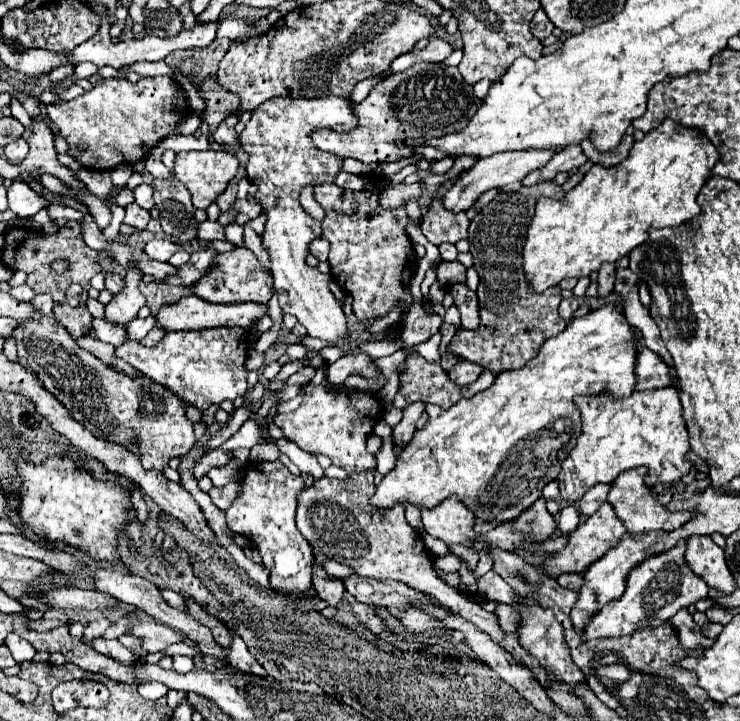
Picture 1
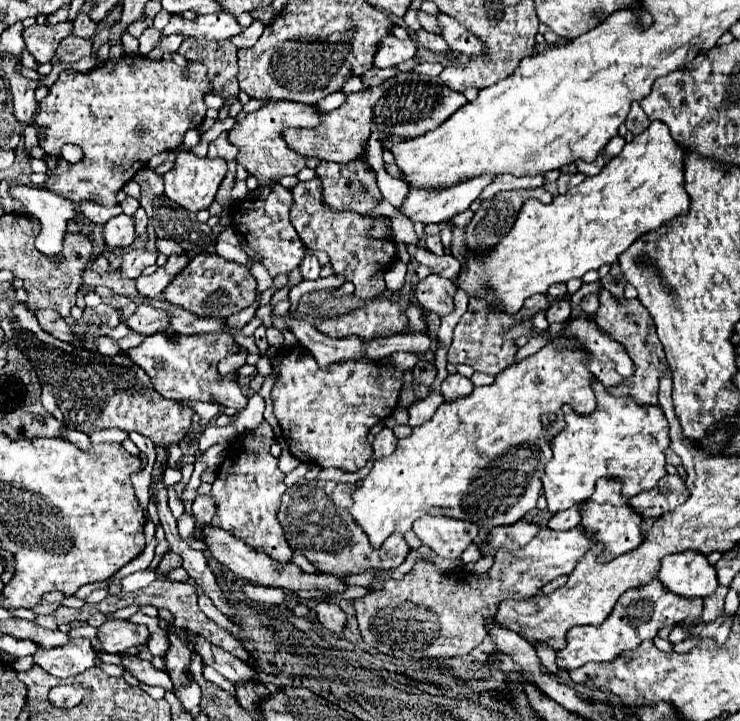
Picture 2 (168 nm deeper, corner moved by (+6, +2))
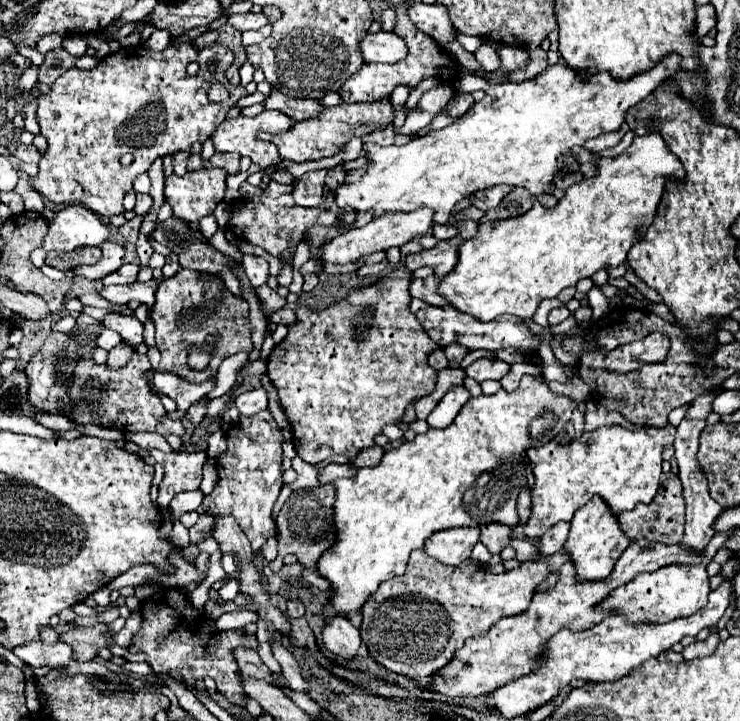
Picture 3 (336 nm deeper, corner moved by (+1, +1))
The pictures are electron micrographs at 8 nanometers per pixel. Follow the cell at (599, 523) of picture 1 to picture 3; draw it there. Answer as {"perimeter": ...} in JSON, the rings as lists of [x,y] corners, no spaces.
{"perimeter":[[[539,544],[535,546],[535,560],[521,562],[519,568],[503,574],[489,574],[469,564],[447,566],[431,558],[423,548],[413,550],[405,574],[381,582],[379,590],[361,608],[361,638],[369,654],[387,670],[415,680],[431,678],[453,660],[455,650],[467,638],[487,632],[503,616],[527,610],[537,586],[571,558],[565,548],[543,556]]]}

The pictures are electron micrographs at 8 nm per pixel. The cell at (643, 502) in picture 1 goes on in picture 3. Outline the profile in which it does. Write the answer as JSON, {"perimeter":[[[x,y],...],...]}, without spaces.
{"perimeter":[[[593,496],[585,506],[575,512],[565,548],[571,554],[579,580],[605,580],[611,574],[617,558],[629,544],[631,540],[627,540],[627,534],[621,530],[617,516],[609,510],[607,502],[601,496]]]}

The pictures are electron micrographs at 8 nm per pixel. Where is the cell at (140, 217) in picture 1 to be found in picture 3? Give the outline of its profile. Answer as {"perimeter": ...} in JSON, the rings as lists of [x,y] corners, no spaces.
{"perimeter":[[[107,240],[101,244],[103,256],[95,266],[75,266],[75,274],[81,274],[85,278],[97,280],[97,278],[105,278],[107,274],[119,270],[119,266],[125,262],[125,246],[115,242],[115,240]]]}

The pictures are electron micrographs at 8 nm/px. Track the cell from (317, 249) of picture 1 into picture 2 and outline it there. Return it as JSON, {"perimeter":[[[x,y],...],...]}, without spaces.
{"perimeter":[[[306,255],[304,261],[300,263],[300,271],[302,271],[304,279],[312,279],[312,281],[318,279],[320,277],[320,263],[318,263],[318,259],[312,257],[312,255]]]}

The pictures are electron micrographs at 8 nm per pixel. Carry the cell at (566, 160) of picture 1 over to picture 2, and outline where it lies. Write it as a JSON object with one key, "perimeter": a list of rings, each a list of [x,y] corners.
{"perimeter":[[[498,175],[490,185],[486,185],[486,189],[482,191],[482,195],[478,199],[490,199],[500,191],[510,191],[510,189],[534,189],[534,187],[542,187],[544,177],[536,175],[536,177],[514,177],[514,175]]]}

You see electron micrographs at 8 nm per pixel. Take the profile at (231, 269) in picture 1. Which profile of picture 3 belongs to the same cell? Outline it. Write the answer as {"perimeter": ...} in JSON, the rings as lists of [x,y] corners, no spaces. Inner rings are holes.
{"perimeter":[[[181,268],[173,278],[159,284],[153,306],[155,320],[155,338],[161,352],[161,364],[157,370],[169,370],[173,374],[183,374],[191,382],[203,382],[217,374],[217,368],[223,358],[233,356],[241,350],[251,352],[251,330],[249,330],[249,304],[231,292],[225,290],[223,282],[207,272],[195,272]],[[207,336],[213,336],[215,348],[211,352],[211,364],[203,372],[193,372],[187,364],[189,348],[201,346],[207,342]]]}

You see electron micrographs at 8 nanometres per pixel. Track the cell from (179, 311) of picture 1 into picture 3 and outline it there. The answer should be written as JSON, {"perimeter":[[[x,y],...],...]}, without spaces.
{"perimeter":[[[109,314],[103,318],[105,328],[111,328],[115,332],[121,334],[121,338],[125,342],[131,342],[133,346],[143,342],[143,324],[139,322],[139,318],[135,314],[127,316],[127,314]]]}

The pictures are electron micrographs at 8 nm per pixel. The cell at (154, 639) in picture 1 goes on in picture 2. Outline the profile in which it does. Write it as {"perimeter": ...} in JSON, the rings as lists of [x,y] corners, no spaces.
{"perimeter":[[[106,621],[98,627],[98,651],[104,653],[122,653],[126,649],[148,643],[146,625],[134,625],[130,621]]]}

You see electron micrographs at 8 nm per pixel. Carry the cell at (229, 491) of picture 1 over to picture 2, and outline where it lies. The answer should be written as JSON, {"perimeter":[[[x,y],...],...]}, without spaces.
{"perimeter":[[[200,495],[194,503],[192,503],[192,513],[194,513],[194,519],[196,519],[196,527],[194,527],[194,537],[196,539],[202,539],[202,527],[210,525],[214,513],[216,513],[216,505],[212,501],[210,495]]]}

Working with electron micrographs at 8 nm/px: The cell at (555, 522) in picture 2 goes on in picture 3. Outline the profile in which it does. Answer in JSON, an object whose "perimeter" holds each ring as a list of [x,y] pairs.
{"perimeter":[[[557,522],[555,526],[551,526],[543,536],[541,536],[541,554],[553,554],[557,552],[565,540],[567,540],[567,534],[569,534],[569,528],[571,524],[569,522]]]}

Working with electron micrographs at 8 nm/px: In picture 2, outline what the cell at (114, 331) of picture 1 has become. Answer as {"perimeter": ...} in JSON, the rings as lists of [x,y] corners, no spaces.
{"perimeter":[[[100,337],[98,341],[96,341],[96,349],[98,349],[98,353],[102,353],[102,355],[116,355],[120,349],[118,349],[118,343],[114,341],[114,339],[110,339],[110,337]]]}

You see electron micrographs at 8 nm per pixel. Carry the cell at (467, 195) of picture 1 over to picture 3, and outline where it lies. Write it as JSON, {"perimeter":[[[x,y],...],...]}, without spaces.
{"perimeter":[[[419,206],[417,210],[411,210],[411,212],[381,214],[375,220],[371,220],[367,226],[349,230],[349,232],[333,238],[331,242],[327,242],[323,246],[321,260],[331,262],[331,264],[349,264],[349,262],[353,262],[353,260],[357,260],[359,256],[365,256],[365,254],[371,254],[371,252],[377,252],[377,250],[389,250],[391,246],[403,246],[405,242],[427,234],[431,226],[433,226],[433,210],[427,208],[427,206]]]}

